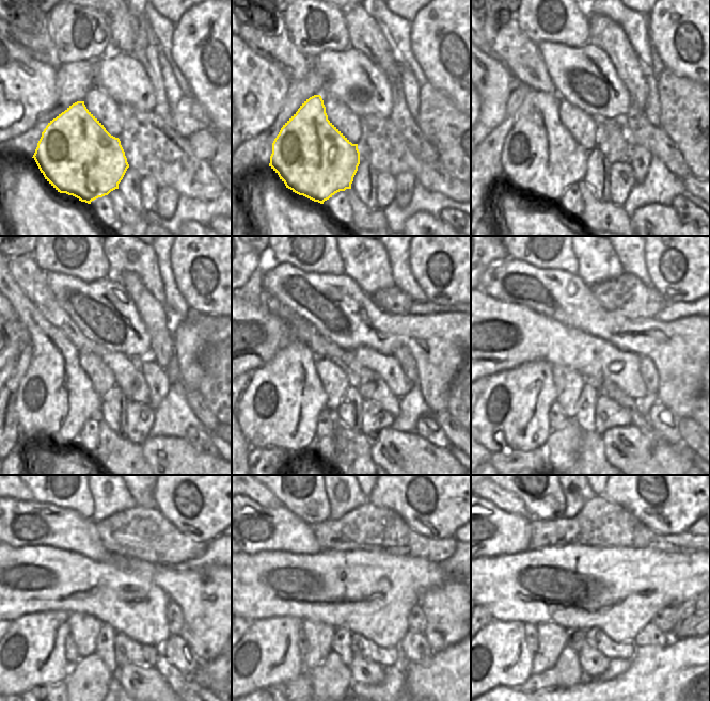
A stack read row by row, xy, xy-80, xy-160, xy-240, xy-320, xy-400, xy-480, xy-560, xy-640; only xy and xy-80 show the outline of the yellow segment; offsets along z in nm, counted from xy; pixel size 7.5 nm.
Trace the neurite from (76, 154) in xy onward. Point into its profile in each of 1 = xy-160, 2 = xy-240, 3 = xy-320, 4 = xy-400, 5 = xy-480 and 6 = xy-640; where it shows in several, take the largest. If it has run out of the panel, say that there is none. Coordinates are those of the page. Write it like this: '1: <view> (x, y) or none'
1: xy-160 (539, 156)
2: xy-240 (54, 398)
3: xy-320 (279, 408)
4: xy-400 (511, 412)
5: xy-480 (32, 652)
6: xy-640 (498, 655)

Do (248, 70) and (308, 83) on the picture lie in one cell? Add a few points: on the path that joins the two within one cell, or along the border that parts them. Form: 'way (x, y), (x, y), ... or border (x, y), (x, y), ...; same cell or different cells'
border (289, 82), (289, 89), (282, 106); different cells

